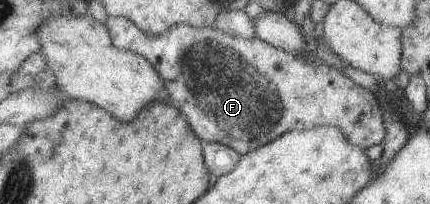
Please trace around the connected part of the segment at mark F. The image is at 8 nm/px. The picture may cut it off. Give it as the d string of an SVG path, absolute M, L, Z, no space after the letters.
M107 16L103 25L117 49L135 52L151 64L163 82L168 100L178 107L186 124L202 142L220 143L243 155L288 131L303 131L312 127L336 127L350 144L363 150L380 144L385 137L377 98L368 89L346 77L340 69L316 59L314 52L288 52L258 37L233 37L213 26L196 28L178 23L154 36L142 32L124 17Z

